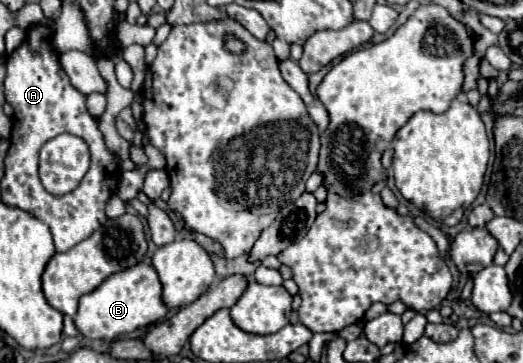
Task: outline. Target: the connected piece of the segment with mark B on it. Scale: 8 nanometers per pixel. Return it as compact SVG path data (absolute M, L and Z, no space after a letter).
M138 262L126 270L108 276L90 294L84 294L80 298L74 324L78 332L86 338L114 340L122 334L130 334L152 322L160 322L166 318L166 314L168 306L162 302L162 284L158 280L156 270L144 262Z

